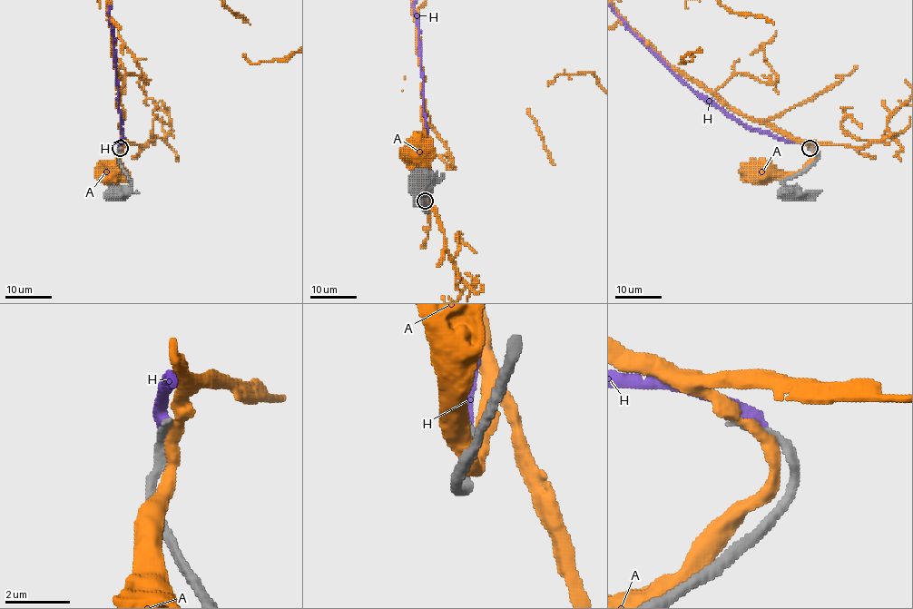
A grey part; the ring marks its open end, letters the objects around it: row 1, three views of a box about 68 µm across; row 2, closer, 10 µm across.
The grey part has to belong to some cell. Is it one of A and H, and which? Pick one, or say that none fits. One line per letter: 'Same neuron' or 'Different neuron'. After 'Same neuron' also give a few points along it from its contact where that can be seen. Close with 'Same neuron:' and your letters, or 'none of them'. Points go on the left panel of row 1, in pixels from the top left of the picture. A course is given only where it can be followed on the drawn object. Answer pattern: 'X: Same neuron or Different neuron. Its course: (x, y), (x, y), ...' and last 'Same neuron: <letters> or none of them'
A: Different neuron
H: Different neuron
Same neuron: none of them

